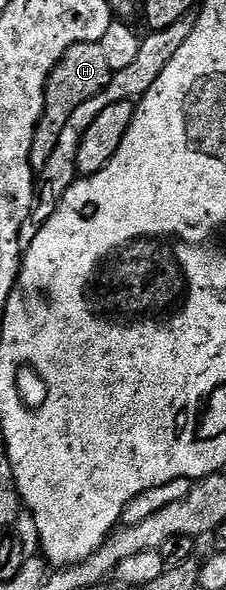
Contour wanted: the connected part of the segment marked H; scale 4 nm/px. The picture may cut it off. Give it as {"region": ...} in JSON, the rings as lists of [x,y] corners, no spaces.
{"region":[[[81,41],[80,44],[73,45],[62,56],[60,63],[46,81],[46,106],[42,112],[40,123],[36,127],[36,135],[32,139],[30,161],[34,164],[35,170],[42,169],[44,163],[48,163],[48,158],[52,155],[52,150],[56,148],[56,142],[60,139],[64,123],[68,123],[72,111],[76,111],[76,107],[80,107],[80,103],[88,103],[88,99],[92,99],[92,95],[100,95],[100,91],[104,91],[104,87],[108,87],[111,76],[106,56],[97,41]]]}

